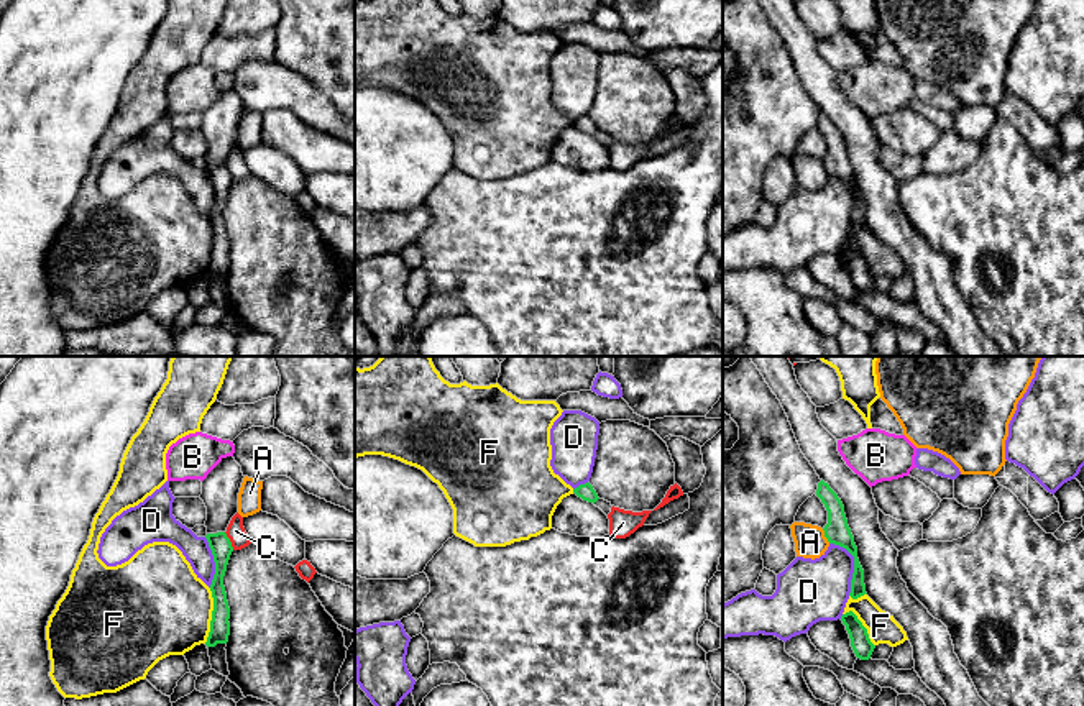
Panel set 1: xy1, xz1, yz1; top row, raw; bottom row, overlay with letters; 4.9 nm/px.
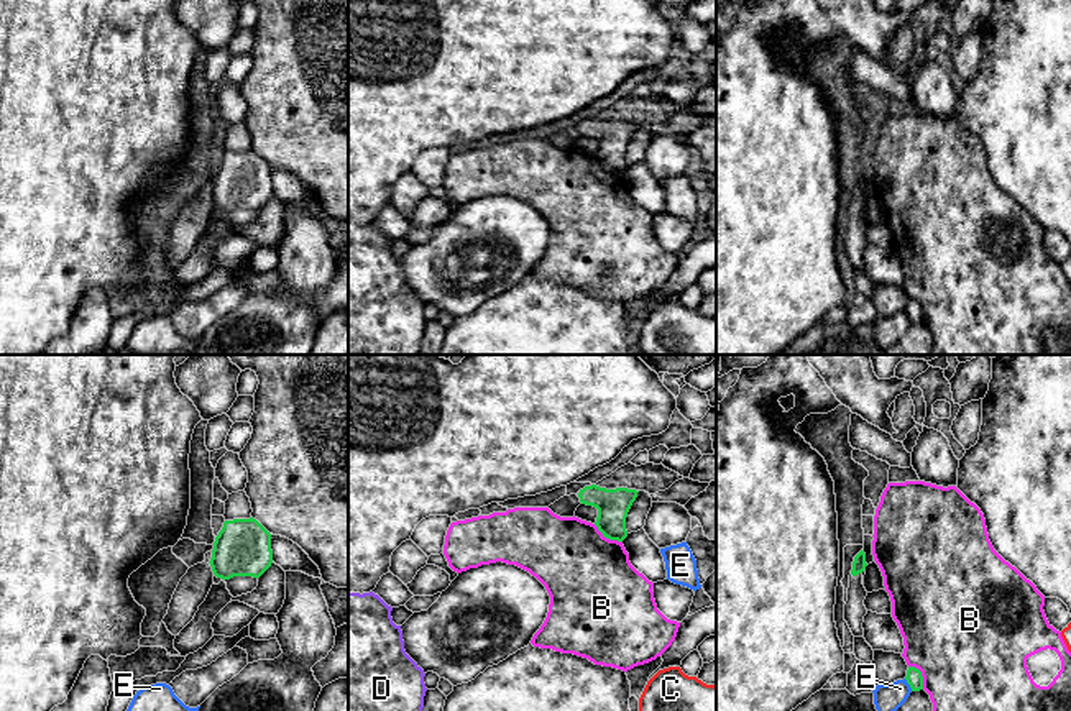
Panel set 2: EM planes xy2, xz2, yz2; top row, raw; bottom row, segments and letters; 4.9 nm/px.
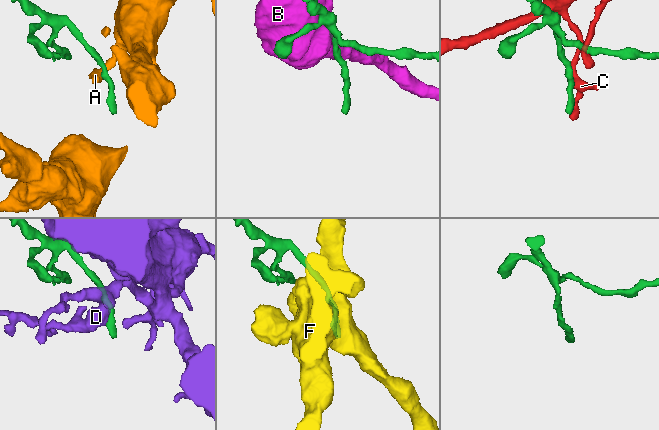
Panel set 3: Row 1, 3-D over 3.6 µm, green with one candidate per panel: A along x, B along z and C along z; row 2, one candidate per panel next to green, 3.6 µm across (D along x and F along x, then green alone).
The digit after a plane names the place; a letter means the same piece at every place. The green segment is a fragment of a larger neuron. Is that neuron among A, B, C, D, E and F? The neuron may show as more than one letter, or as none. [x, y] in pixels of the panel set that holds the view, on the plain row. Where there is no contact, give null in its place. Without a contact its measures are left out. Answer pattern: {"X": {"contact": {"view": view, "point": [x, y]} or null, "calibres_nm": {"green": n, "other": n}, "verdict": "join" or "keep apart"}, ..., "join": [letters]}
{"A": {"contact": {"view": "yz1", "point": [825, 168]}, "calibres_nm": {"green": 120, "other": 160}, "verdict": "keep apart"}, "B": {"contact": {"view": "xz2", "point": [608, 169]}, "calibres_nm": {"green": 160, "other": 440}, "verdict": "keep apart"}, "C": {"contact": {"view": "xy1", "point": [229, 173]}, "calibres_nm": {"green": 110, "other": 90}, "verdict": "keep apart"}, "D": {"contact": {"view": "yz1", "point": [854, 197]}, "calibres_nm": {"green": 120, "other": 300}, "verdict": "keep apart"}, "E": {"contact": {"view": "yz2", "point": [909, 316]}, "calibres_nm": {"green": 80, "other": 140}, "verdict": "keep apart"}, "F": {"contact": {"view": "xy1", "point": [212, 248]}, "calibres_nm": {"green": 100, "other": 460}, "verdict": "keep apart"}, "join": []}

